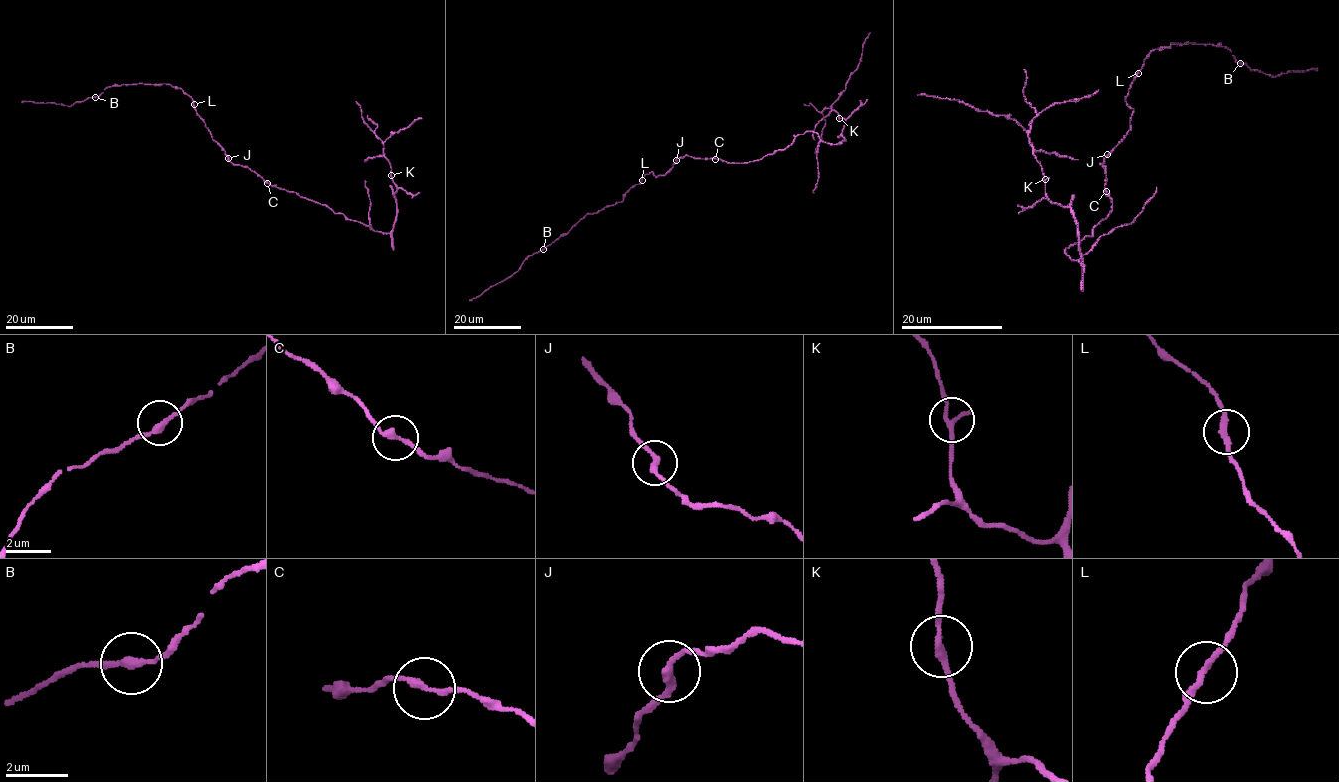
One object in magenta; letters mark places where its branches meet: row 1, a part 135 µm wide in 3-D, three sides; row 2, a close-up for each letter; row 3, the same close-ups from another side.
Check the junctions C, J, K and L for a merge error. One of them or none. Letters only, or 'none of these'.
none of these

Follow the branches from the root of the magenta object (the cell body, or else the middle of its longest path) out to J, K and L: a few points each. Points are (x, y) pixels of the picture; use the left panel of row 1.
J: (267, 182), (228, 158)
K: (267, 182), (326, 205), (374, 231), (389, 233), (396, 215), (397, 189), (391, 175)
L: (267, 182), (247, 167), (235, 165), (228, 159), (225, 151), (212, 139), (194, 104)

